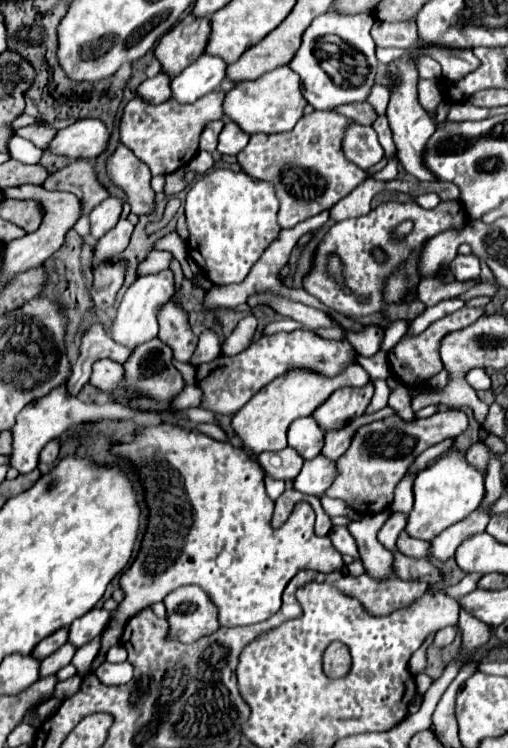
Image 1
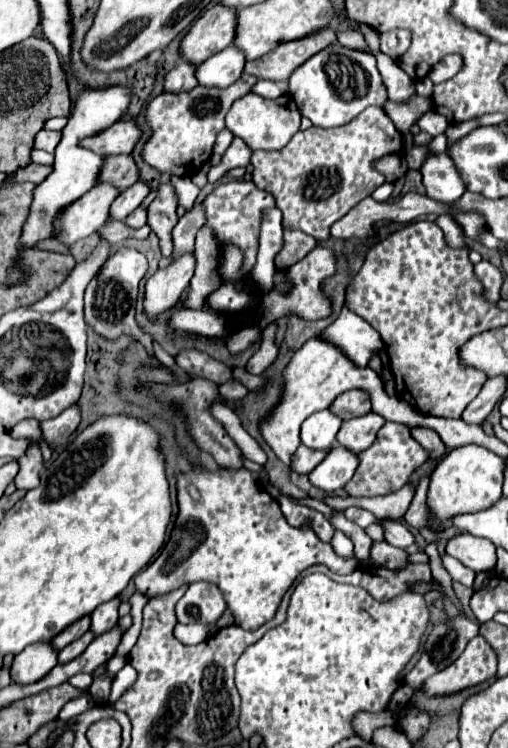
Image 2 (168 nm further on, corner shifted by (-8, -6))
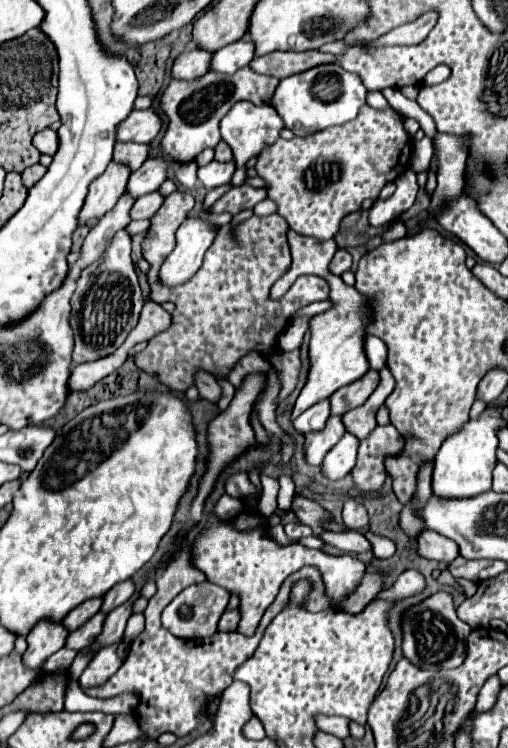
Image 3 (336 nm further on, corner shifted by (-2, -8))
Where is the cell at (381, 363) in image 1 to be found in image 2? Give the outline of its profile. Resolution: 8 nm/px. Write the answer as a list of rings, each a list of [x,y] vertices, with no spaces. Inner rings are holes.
[[[343,304],[337,320],[327,326],[321,336],[327,336],[337,348],[349,354],[357,366],[367,366],[369,360],[383,350],[383,340],[379,334],[357,314],[353,314],[347,304]]]

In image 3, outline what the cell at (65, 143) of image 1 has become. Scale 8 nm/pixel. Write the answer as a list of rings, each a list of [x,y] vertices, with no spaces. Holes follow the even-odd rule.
[[[133,110],[119,126],[117,126],[117,142],[137,142],[149,144],[161,128],[159,116],[149,110]]]

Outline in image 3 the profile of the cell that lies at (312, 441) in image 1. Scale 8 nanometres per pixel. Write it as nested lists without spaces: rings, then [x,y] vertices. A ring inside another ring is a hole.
[[[323,400],[321,404],[315,404],[313,408],[307,408],[307,412],[303,412],[295,422],[295,430],[299,434],[309,434],[309,432],[319,432],[325,428],[329,420],[329,400]]]

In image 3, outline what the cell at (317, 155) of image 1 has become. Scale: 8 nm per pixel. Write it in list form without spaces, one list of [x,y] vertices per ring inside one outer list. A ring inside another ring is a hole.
[[[371,106],[361,108],[359,116],[343,126],[325,128],[317,134],[305,136],[305,138],[291,138],[283,140],[279,138],[277,144],[265,148],[257,156],[257,176],[265,180],[267,184],[267,198],[271,198],[277,204],[277,214],[281,214],[291,230],[295,230],[301,236],[311,236],[317,240],[329,240],[339,232],[339,222],[343,216],[355,212],[361,208],[361,202],[365,198],[377,198],[381,188],[395,180],[401,172],[401,154],[403,148],[407,148],[407,164],[411,156],[411,136],[403,130],[403,120],[393,112],[379,112]]]

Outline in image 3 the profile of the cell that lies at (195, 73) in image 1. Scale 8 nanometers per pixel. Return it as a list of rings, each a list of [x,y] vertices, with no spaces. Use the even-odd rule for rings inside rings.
[[[239,40],[235,44],[227,44],[221,50],[217,50],[211,58],[211,70],[221,74],[235,74],[239,68],[247,66],[253,60],[253,42],[251,40]]]

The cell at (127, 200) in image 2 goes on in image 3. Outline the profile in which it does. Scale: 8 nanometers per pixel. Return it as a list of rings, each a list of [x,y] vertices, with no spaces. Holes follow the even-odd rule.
[[[149,158],[145,164],[131,174],[125,194],[131,198],[141,198],[155,192],[167,180],[167,164],[161,158]]]

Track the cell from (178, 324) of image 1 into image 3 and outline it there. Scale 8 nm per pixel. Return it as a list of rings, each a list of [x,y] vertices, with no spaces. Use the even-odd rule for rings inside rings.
[[[197,370],[197,374],[193,376],[195,378],[195,386],[199,390],[199,396],[209,400],[209,402],[217,402],[219,396],[221,396],[221,386],[215,382],[215,378],[209,374],[209,372],[203,372],[203,370]]]

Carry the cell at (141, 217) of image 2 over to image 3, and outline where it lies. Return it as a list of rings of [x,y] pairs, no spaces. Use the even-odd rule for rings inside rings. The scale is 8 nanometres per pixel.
[[[157,192],[145,194],[145,196],[141,196],[141,198],[135,200],[135,204],[133,204],[133,208],[131,208],[129,214],[131,214],[133,220],[147,220],[147,218],[151,218],[159,210],[161,202],[163,202],[161,194],[157,194]]]

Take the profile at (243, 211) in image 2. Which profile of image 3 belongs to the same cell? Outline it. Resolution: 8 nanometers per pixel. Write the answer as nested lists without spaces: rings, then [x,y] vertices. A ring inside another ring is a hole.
[[[231,186],[213,206],[211,212],[213,214],[223,214],[229,212],[231,216],[239,214],[241,210],[253,208],[257,202],[265,200],[267,192],[263,188],[253,188],[253,186]]]

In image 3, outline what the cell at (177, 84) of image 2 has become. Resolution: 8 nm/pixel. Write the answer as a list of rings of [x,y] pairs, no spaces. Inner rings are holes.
[[[193,48],[187,54],[179,54],[171,68],[171,78],[197,80],[199,76],[209,72],[209,60],[211,60],[211,54],[205,54],[199,48]]]

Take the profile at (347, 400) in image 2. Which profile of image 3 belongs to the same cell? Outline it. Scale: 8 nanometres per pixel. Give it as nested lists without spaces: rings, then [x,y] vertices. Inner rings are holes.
[[[369,370],[361,380],[345,386],[345,388],[339,388],[331,398],[331,414],[333,416],[343,416],[345,412],[353,410],[353,408],[359,408],[365,404],[365,400],[375,392],[379,384],[379,372],[375,370]]]

